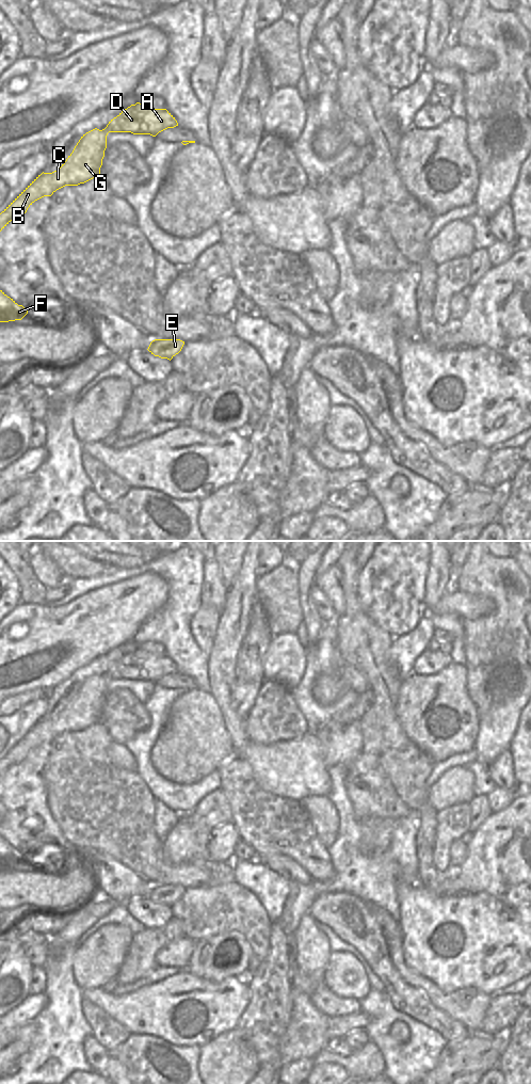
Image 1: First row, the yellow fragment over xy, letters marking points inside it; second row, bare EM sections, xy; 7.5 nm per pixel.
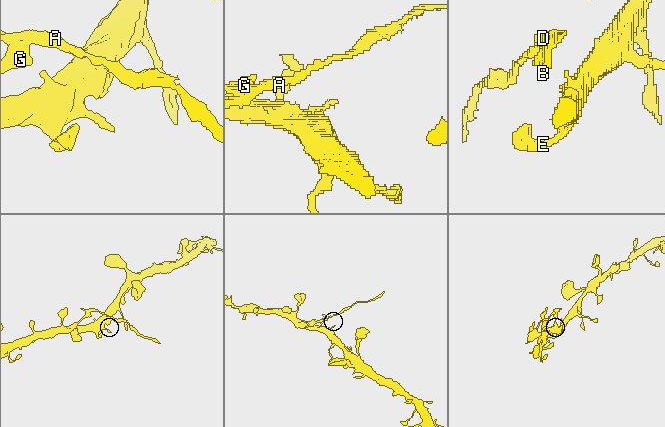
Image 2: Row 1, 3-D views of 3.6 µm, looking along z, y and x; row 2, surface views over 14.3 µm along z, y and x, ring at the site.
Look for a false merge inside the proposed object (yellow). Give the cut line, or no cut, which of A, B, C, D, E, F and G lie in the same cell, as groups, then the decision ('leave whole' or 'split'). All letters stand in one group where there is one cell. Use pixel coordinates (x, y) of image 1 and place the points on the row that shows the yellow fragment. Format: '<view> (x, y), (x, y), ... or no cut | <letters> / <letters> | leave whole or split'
xy (102, 129), (109, 131) | A D / B C E F G | split

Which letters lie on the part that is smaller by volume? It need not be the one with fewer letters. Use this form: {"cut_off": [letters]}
{"cut_off": ["A", "D"]}

